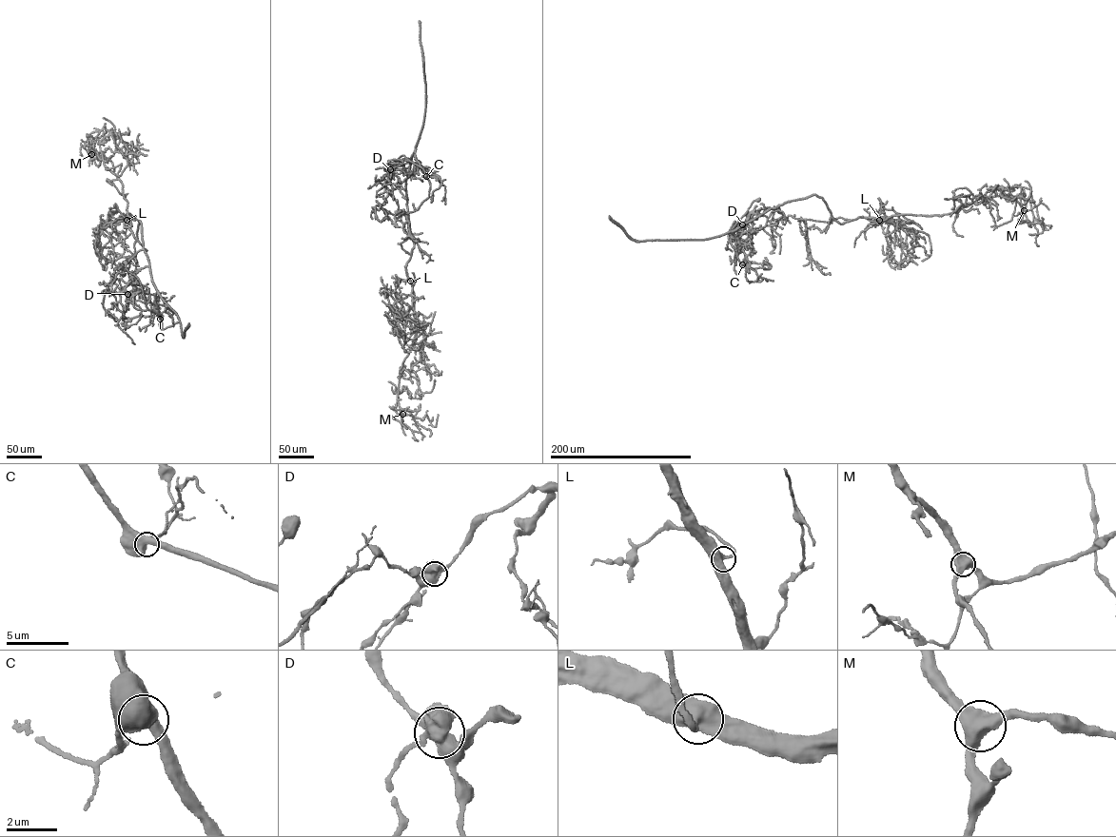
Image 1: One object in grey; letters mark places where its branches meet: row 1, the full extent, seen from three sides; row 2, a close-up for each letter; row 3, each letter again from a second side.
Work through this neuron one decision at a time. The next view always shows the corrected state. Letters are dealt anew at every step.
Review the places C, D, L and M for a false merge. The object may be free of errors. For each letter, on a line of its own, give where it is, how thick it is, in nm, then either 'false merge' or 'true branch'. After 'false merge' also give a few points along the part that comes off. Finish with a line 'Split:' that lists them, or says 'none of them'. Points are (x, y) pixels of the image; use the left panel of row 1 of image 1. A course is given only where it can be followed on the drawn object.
C: place (160, 319); calibre 550 nm; true branch
D: place (127, 294); calibre 650 nm; false merge; course (127, 294), (127, 301), (138, 300), (162, 316), (159, 310), (137, 316), (126, 328)
L: place (127, 220); calibre 460 nm; true branch
M: place (91, 154); calibre 550 nm; true branch
Split: D

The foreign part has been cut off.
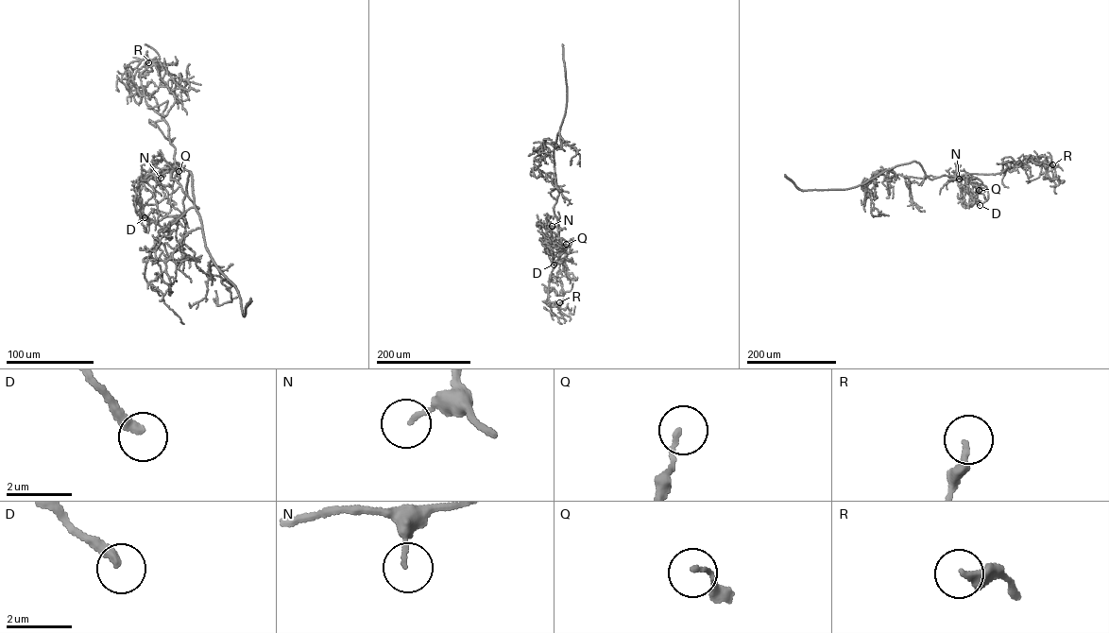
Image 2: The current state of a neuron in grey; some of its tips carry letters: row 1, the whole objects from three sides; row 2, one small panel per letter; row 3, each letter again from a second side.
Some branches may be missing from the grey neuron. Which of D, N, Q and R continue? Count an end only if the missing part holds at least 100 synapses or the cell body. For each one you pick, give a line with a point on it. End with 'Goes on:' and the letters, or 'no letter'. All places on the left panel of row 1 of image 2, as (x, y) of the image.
Goes on: no letter

